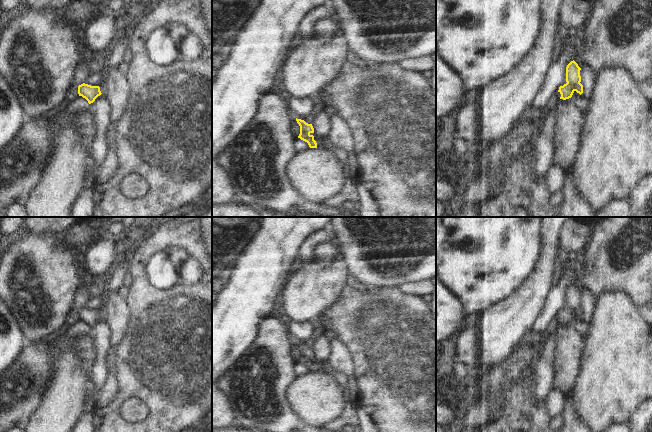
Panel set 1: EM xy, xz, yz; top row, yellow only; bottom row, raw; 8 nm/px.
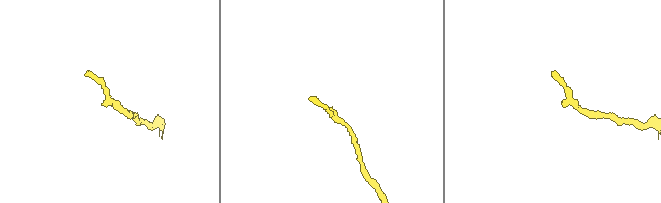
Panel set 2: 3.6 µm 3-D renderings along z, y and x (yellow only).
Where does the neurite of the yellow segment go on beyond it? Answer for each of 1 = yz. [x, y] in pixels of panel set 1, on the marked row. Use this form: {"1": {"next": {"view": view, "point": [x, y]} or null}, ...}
{"1": {"next": null}}

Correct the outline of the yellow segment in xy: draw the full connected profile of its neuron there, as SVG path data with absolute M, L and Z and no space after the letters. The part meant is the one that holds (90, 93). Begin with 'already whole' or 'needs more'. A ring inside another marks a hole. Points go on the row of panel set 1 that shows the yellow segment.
already whole; M81 84L78 86L78 94L85 98L89 104L93 103L95 99L102 93L99 86L91 86L88 84Z

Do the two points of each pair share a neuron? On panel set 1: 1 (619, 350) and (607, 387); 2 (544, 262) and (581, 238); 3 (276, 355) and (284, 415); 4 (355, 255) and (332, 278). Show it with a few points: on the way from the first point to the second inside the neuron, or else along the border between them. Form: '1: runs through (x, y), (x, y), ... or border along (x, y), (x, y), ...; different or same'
1: runs through (619, 359), (619, 372), (616, 378); same
2: border along (562, 227), (558, 244); different
3: runs through (278, 370), (279, 400); same
4: border along (337, 242), (349, 274); different

